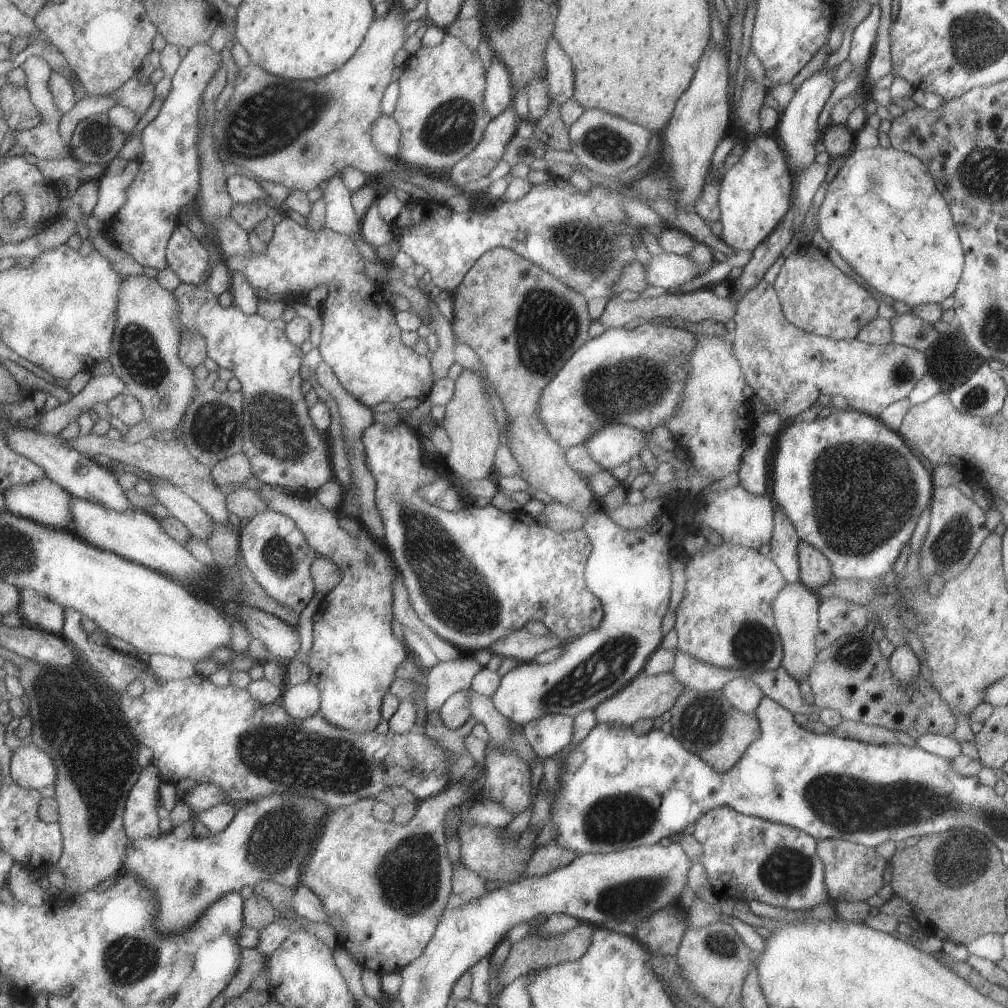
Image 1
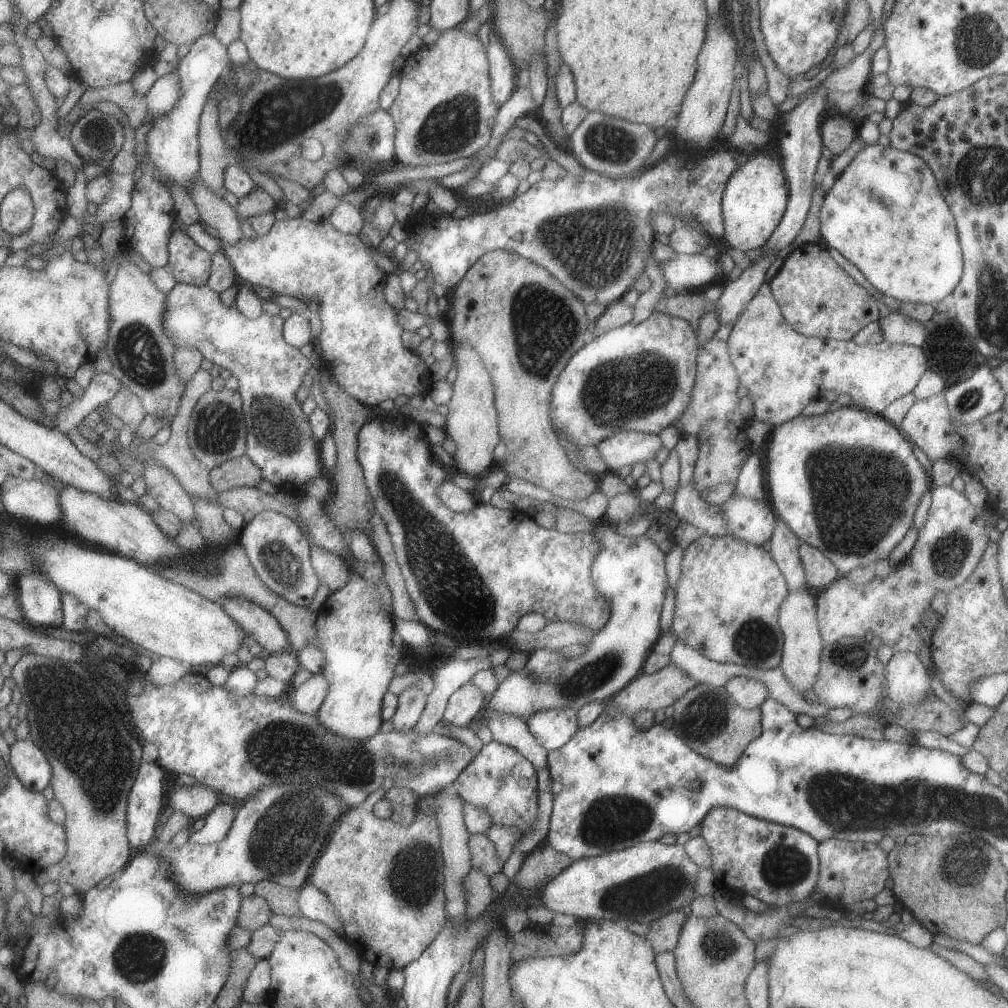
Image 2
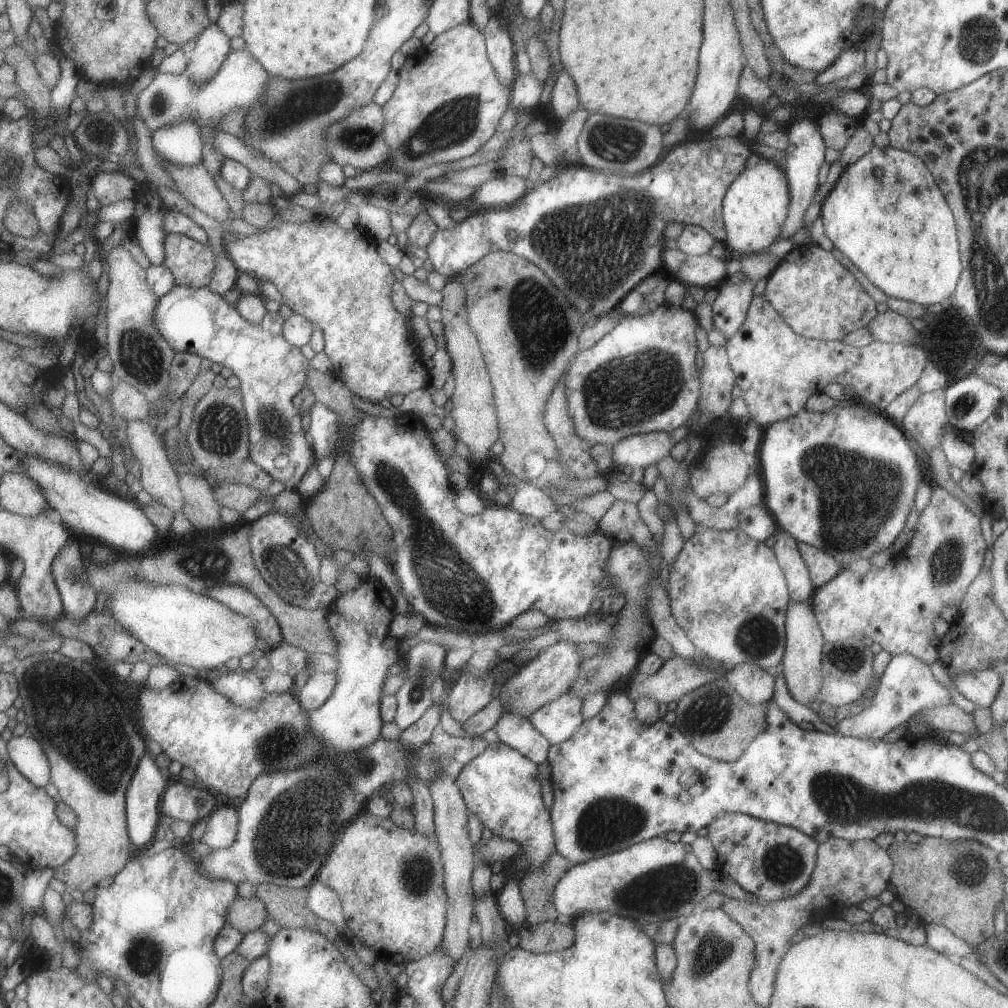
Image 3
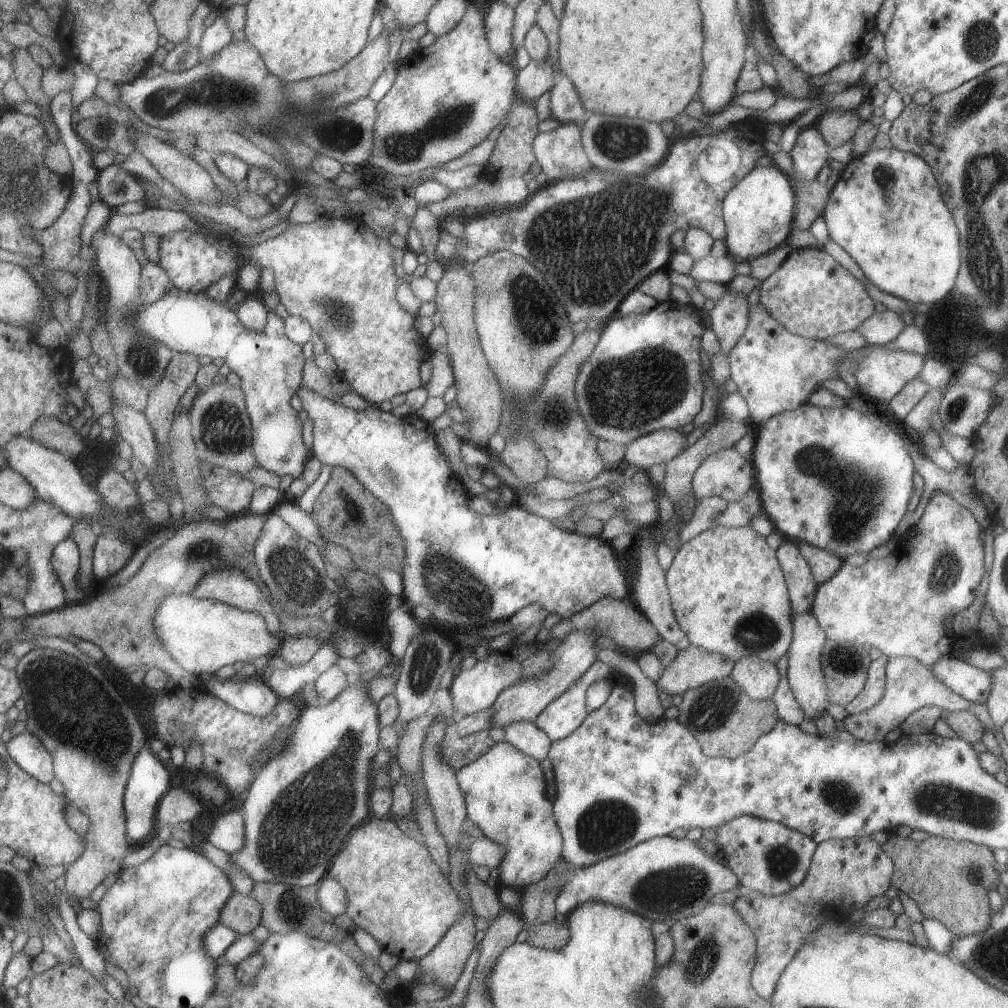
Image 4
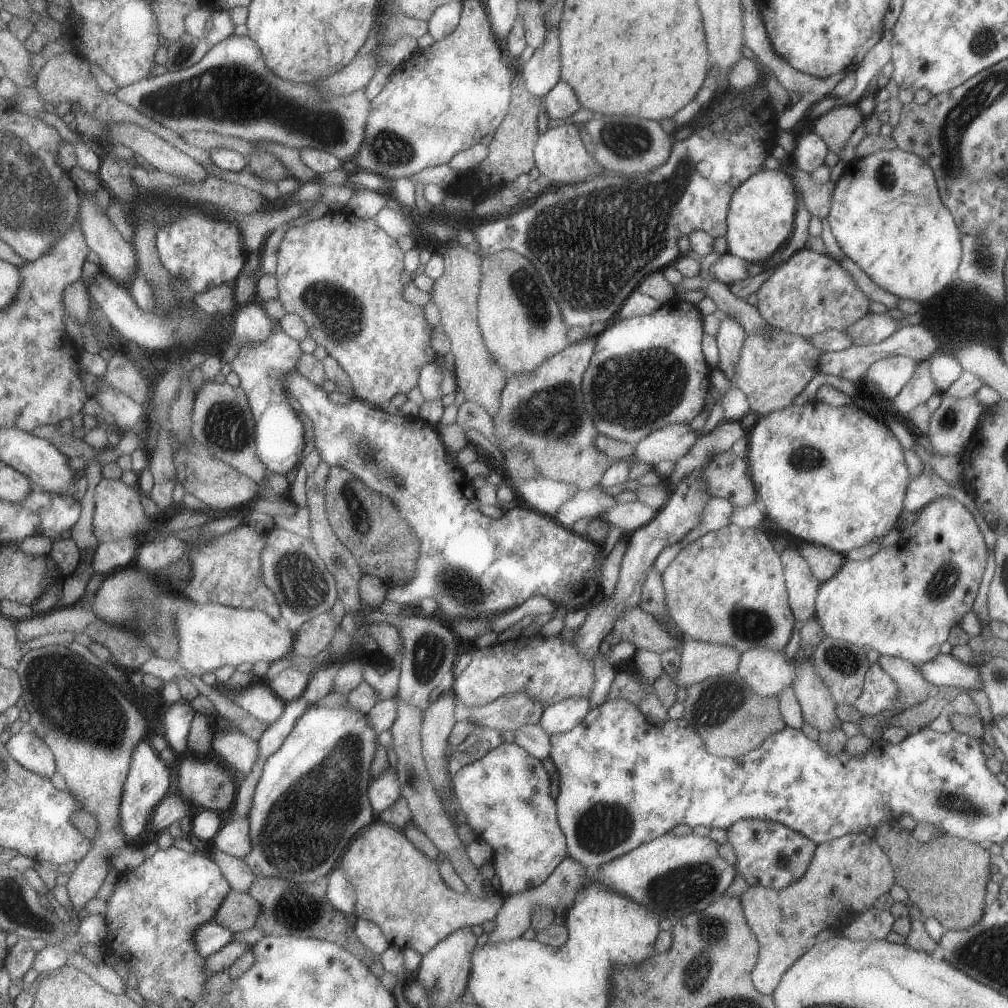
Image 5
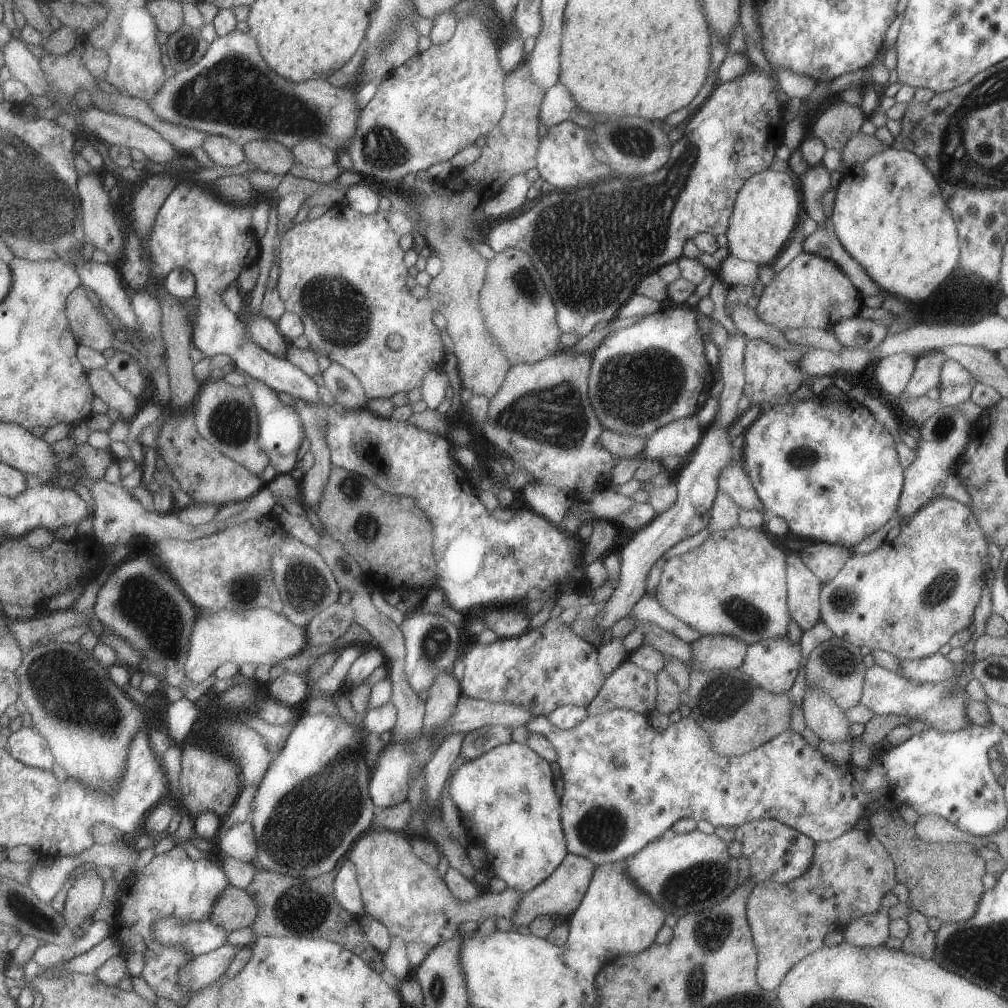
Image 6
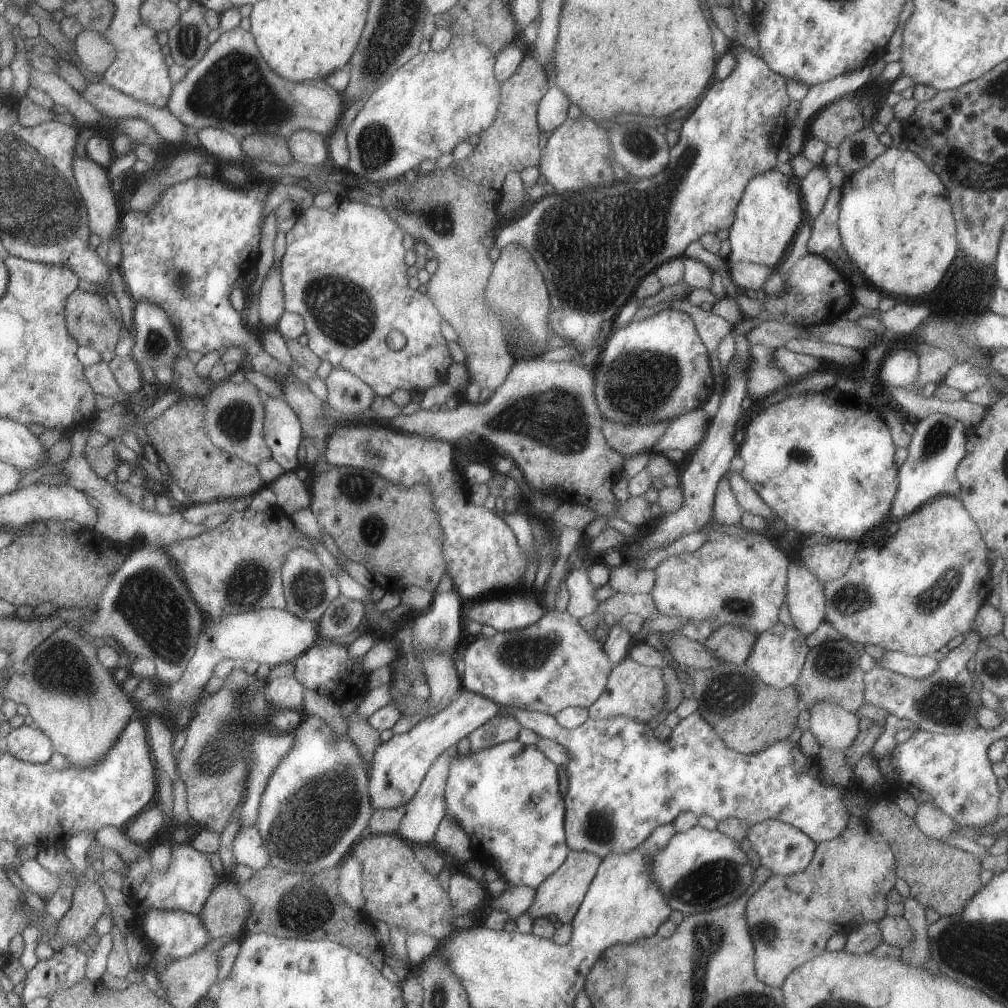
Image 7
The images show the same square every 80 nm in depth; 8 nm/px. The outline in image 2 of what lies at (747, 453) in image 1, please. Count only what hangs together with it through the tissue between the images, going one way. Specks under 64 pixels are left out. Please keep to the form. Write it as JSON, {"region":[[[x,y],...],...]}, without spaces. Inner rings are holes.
{"region":[[[755,449],[743,463],[738,479],[733,486],[733,492],[737,497],[761,500],[765,498],[765,490],[763,490],[761,482],[763,482],[763,478],[761,478],[761,458],[757,456]]]}

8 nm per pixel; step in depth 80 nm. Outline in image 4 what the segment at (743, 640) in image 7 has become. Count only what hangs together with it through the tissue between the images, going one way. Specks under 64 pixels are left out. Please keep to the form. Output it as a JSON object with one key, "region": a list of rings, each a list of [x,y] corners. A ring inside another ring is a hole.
{"region":[[[689,643],[678,651],[673,663],[664,668],[663,674],[655,683],[656,688],[671,696],[681,695],[700,684],[726,677],[733,665],[731,659]]]}

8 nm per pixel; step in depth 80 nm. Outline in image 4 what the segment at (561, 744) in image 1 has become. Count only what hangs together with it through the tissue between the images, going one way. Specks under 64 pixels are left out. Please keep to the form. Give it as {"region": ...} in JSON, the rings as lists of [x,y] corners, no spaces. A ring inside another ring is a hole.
{"region":[[[595,660],[580,676],[578,682],[576,681],[573,686],[565,689],[545,706],[535,717],[535,726],[545,731],[551,741],[571,734],[588,713],[585,690],[595,680],[607,677],[610,671],[607,663]]]}

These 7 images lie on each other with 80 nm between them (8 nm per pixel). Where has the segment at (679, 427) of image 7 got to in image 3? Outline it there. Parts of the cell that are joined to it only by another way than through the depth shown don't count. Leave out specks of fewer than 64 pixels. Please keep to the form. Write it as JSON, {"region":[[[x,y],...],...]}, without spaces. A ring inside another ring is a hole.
{"region":[[[657,431],[633,435],[614,445],[612,448],[612,461],[620,467],[647,468],[650,464],[657,464],[674,445],[668,432]]]}

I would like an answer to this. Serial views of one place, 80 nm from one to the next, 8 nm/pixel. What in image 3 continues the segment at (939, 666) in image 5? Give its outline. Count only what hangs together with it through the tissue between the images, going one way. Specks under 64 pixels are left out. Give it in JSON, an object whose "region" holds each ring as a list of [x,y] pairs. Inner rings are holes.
{"region":[[[991,669],[972,670],[959,673],[949,680],[957,692],[979,707],[987,707],[995,698],[1000,685],[1000,674]]]}

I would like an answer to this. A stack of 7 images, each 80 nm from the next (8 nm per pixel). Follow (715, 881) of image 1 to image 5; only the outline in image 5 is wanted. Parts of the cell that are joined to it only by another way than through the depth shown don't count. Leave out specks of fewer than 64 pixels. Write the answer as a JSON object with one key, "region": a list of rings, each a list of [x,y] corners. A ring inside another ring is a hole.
{"region":[[[743,819],[734,822],[726,830],[727,841],[736,854],[735,870],[740,872],[749,887],[784,889],[803,876],[816,847],[812,840],[780,822]]]}

